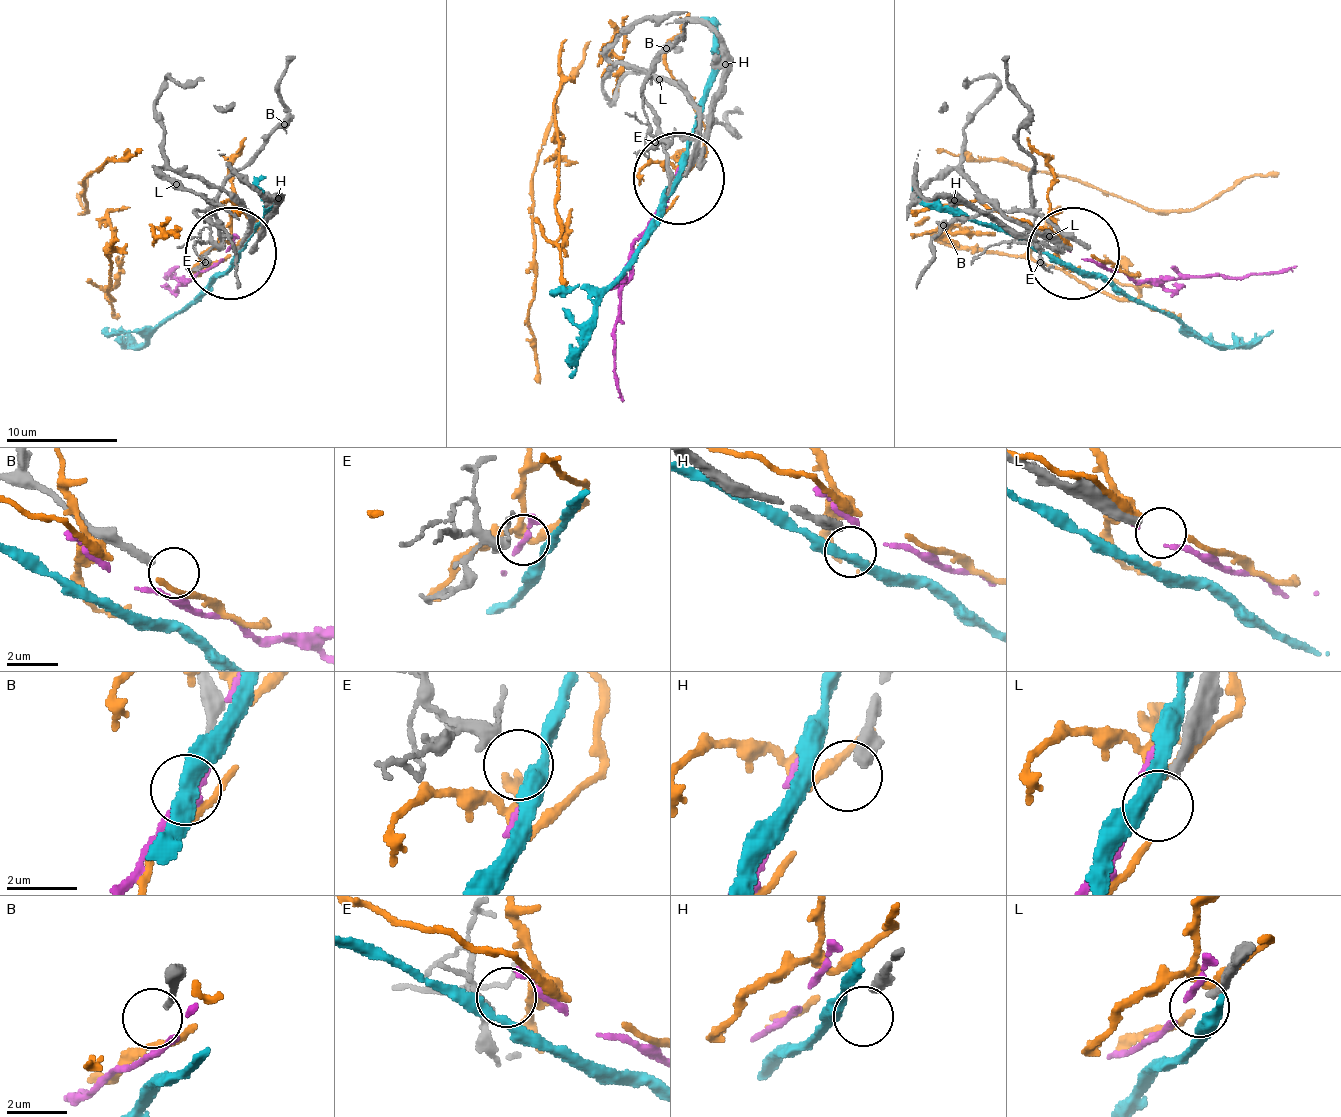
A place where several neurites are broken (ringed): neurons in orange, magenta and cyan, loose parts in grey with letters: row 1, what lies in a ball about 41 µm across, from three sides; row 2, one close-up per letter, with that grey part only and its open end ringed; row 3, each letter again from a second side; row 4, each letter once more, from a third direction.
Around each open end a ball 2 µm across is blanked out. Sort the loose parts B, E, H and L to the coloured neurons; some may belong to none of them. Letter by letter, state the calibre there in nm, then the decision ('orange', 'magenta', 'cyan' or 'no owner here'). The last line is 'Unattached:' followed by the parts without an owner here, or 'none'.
B: 240 nm | no owner here
E: 240 nm | no owner here
H: 440 nm | no owner here
L: 280 nm | no owner here
Unattached: B, E, H, L

